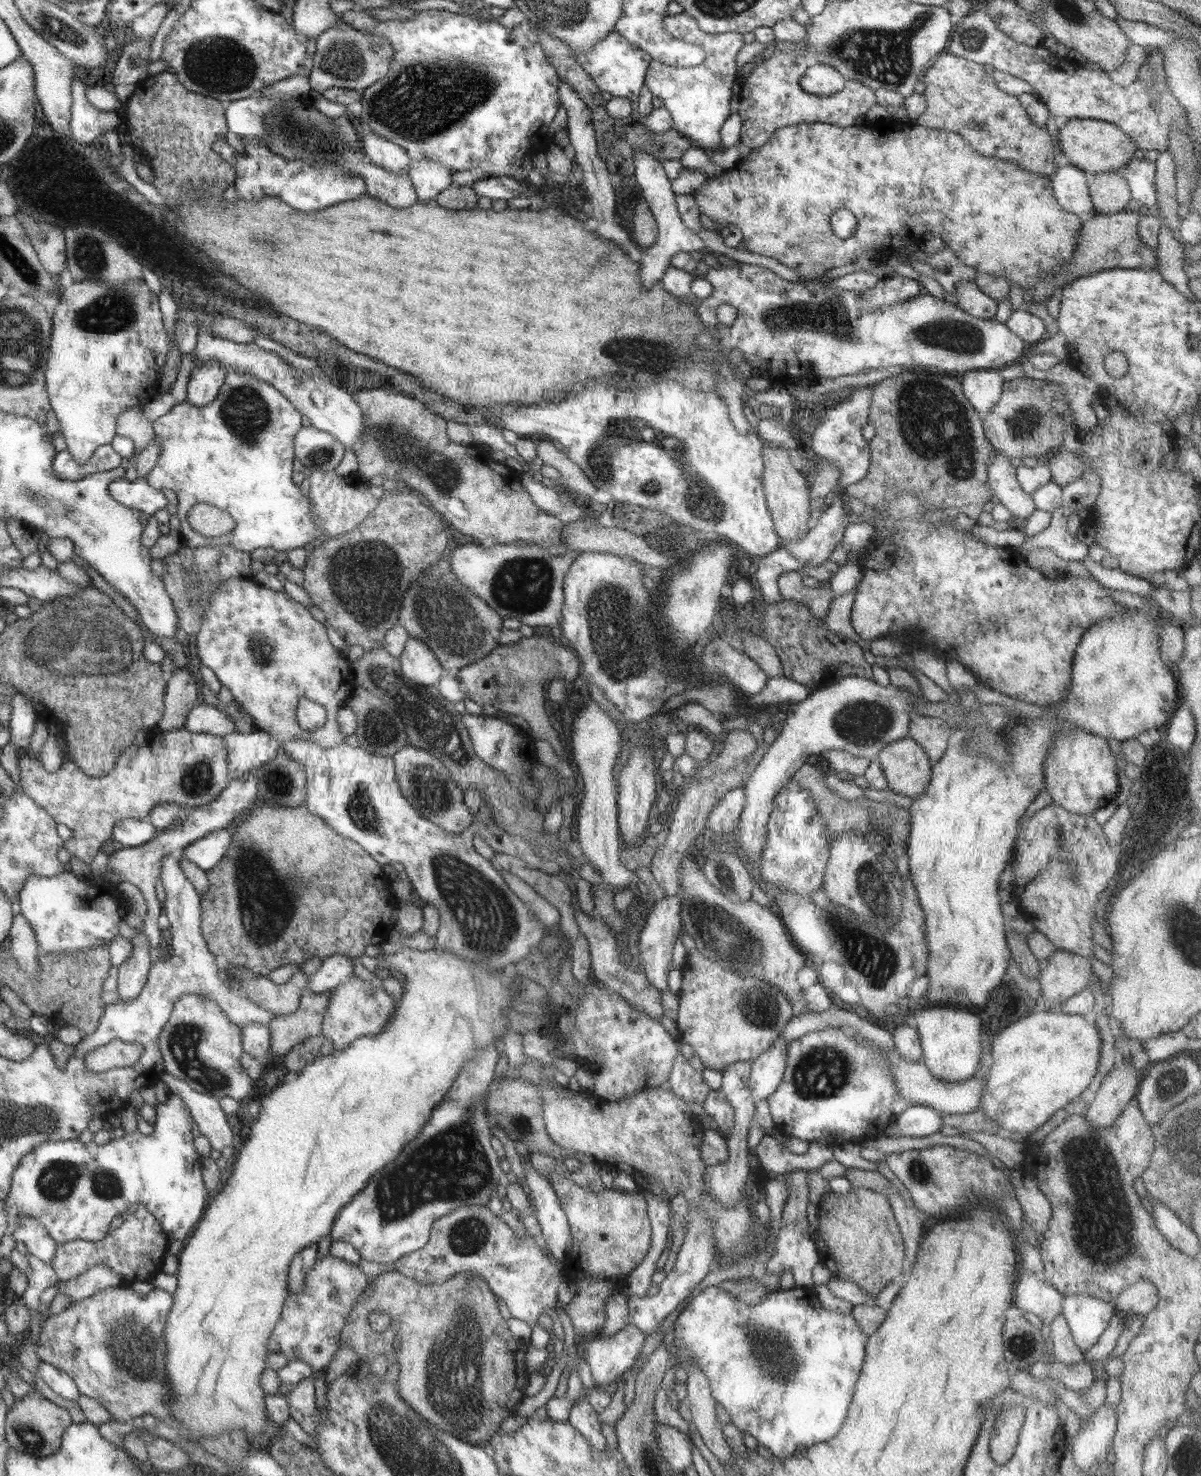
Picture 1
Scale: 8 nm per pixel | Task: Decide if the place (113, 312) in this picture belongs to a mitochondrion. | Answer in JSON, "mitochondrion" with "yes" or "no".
{"mitochondrion":"yes"}

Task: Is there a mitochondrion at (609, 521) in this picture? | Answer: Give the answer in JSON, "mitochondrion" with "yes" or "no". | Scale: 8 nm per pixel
{"mitochondrion":"no"}

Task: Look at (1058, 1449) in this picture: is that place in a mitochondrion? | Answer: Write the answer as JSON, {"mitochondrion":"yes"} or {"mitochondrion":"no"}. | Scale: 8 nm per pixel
{"mitochondrion":"no"}

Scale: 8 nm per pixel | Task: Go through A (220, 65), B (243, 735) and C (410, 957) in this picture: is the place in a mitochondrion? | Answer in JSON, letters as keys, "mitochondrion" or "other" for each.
{"A":"mitochondrion","B":"other","C":"other"}

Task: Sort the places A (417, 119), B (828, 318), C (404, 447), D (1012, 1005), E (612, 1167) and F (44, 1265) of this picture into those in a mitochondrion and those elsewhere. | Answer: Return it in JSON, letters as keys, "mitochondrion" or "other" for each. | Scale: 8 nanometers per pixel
{"A":"mitochondrion","B":"mitochondrion","C":"mitochondrion","D":"other","E":"other","F":"other"}

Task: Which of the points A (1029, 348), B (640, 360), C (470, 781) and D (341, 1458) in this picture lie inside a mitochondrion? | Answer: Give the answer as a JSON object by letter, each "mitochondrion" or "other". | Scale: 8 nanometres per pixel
{"A":"other","B":"mitochondrion","C":"mitochondrion","D":"other"}

